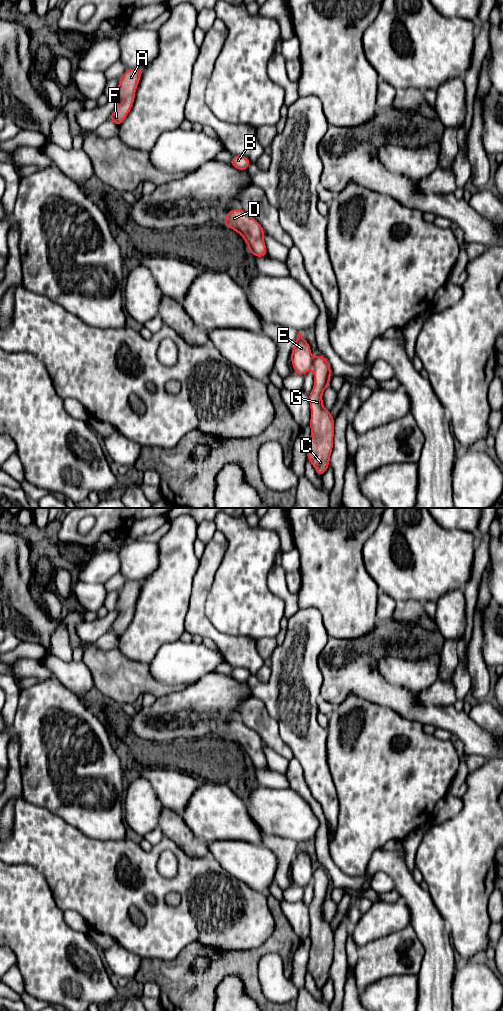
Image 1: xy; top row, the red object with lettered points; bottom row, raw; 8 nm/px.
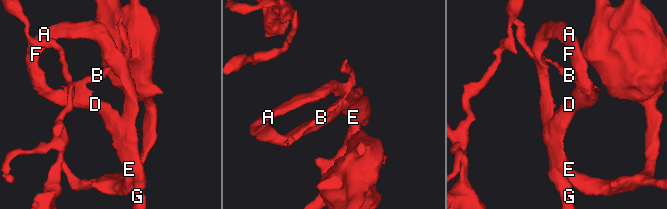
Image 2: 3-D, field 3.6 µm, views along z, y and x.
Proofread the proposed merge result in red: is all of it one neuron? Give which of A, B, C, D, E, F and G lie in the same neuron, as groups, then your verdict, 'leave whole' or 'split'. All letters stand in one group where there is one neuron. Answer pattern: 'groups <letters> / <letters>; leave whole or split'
groups A B C D E F G; leave whole

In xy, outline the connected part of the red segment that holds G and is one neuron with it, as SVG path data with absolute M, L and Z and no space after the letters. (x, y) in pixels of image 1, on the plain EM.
M300 844L297 846L291 864L291 875L295 886L300 888L313 882L314 898L309 906L311 948L307 972L311 974L316 985L322 989L329 979L335 946L334 929L330 922L324 920L322 912L323 903L329 898L331 880L328 872L321 866L316 870L312 868L310 857Z

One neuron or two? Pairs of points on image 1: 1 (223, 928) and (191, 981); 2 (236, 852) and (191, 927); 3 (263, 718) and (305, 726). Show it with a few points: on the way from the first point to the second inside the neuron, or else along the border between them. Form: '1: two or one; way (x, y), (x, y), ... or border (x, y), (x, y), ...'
1: two; border (189, 943), (200, 941), (215, 949)
2: two; border (211, 854), (231, 875), (244, 883)
3: two; border (263, 701), (285, 743)

